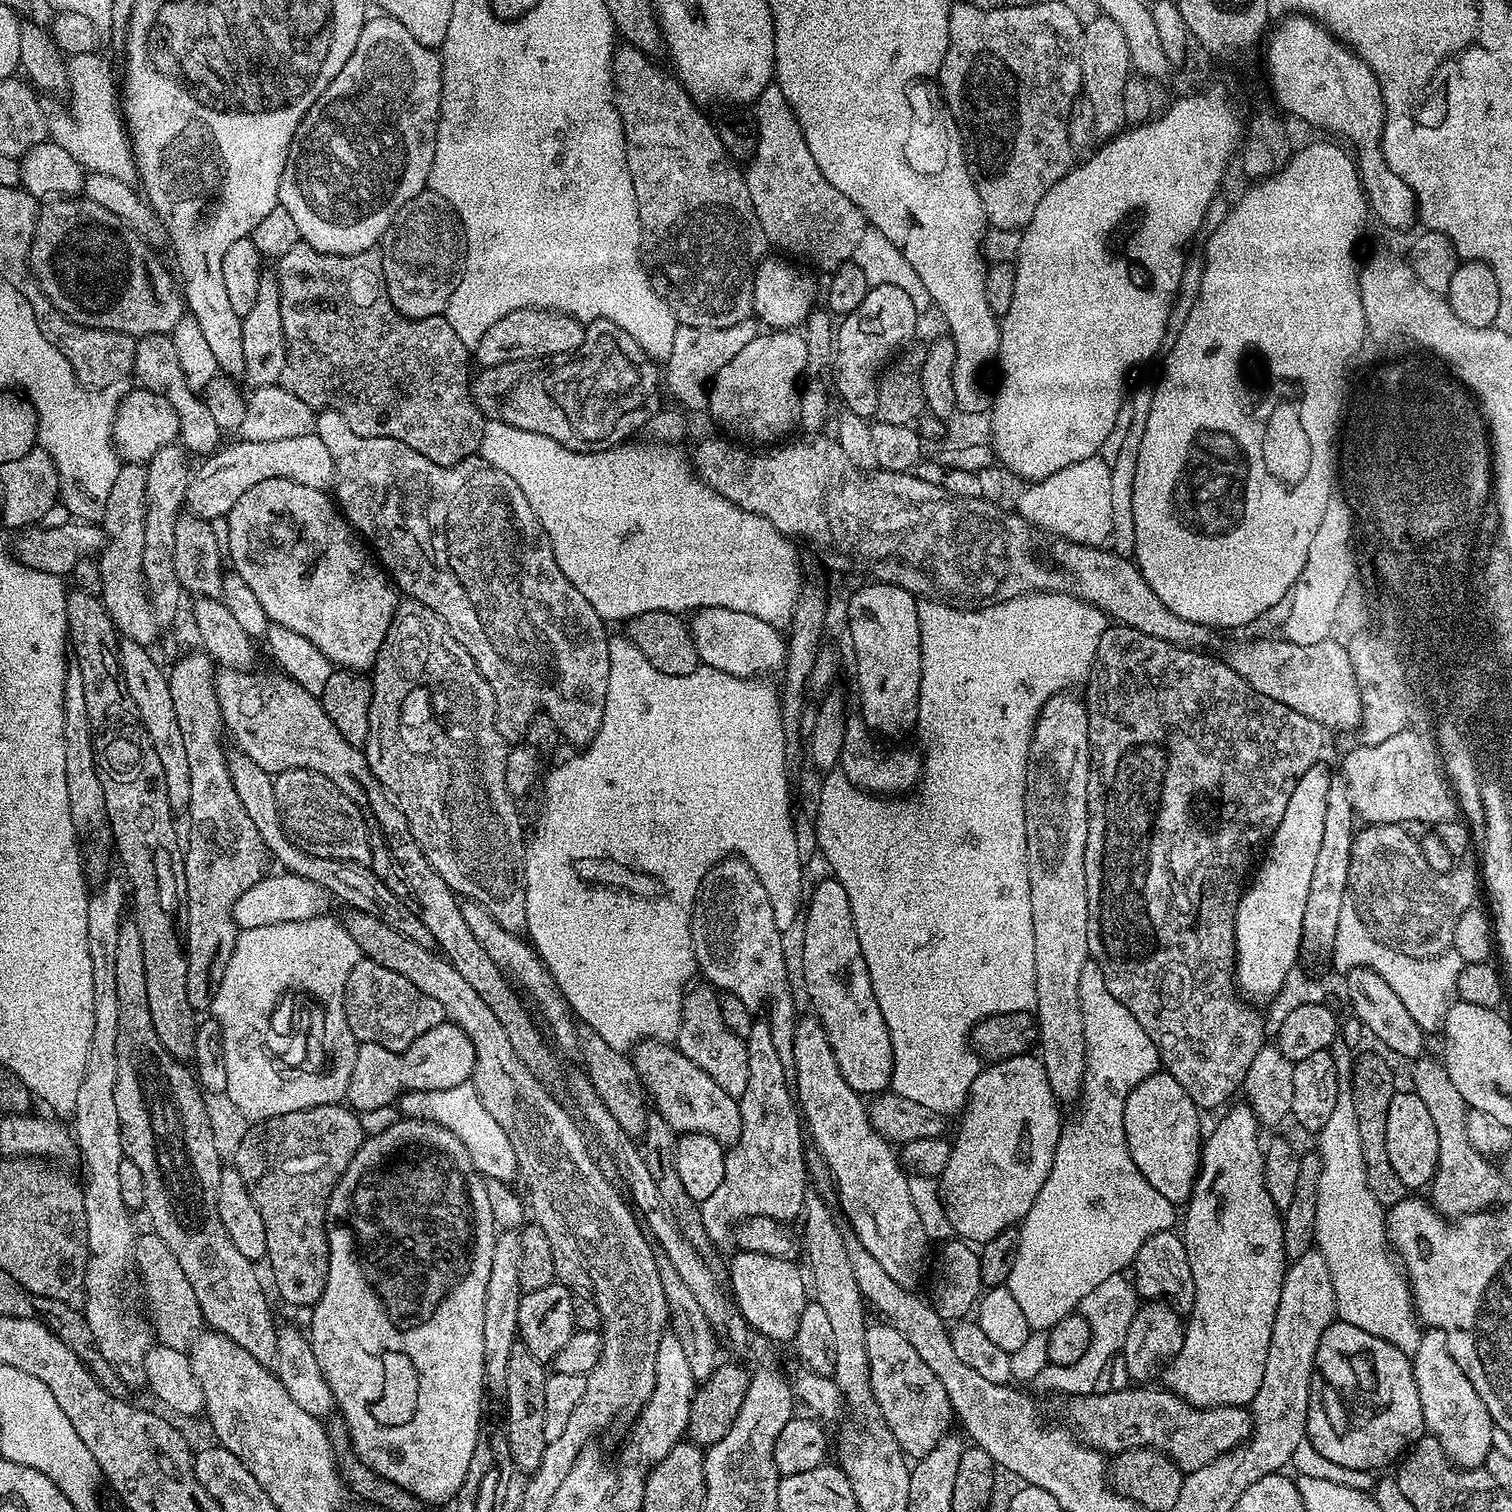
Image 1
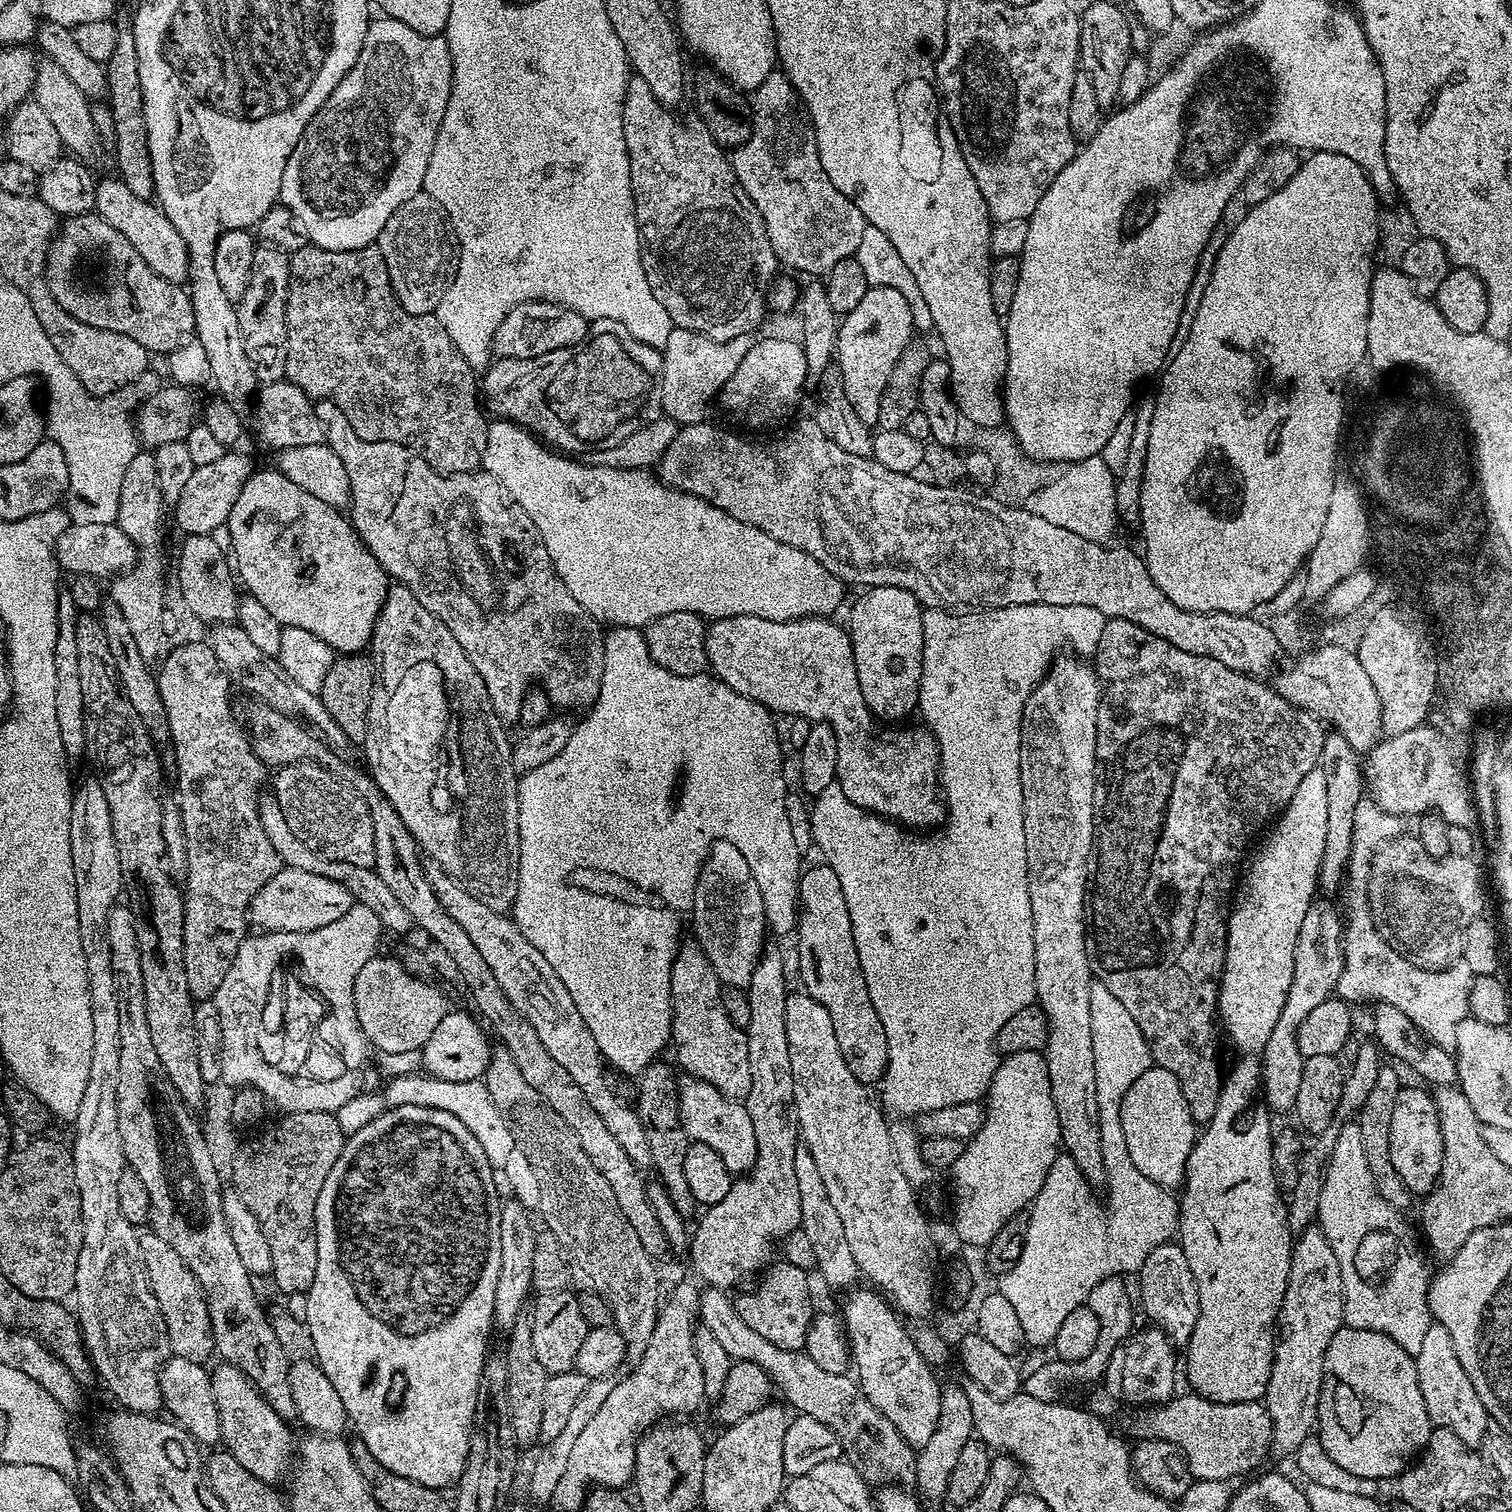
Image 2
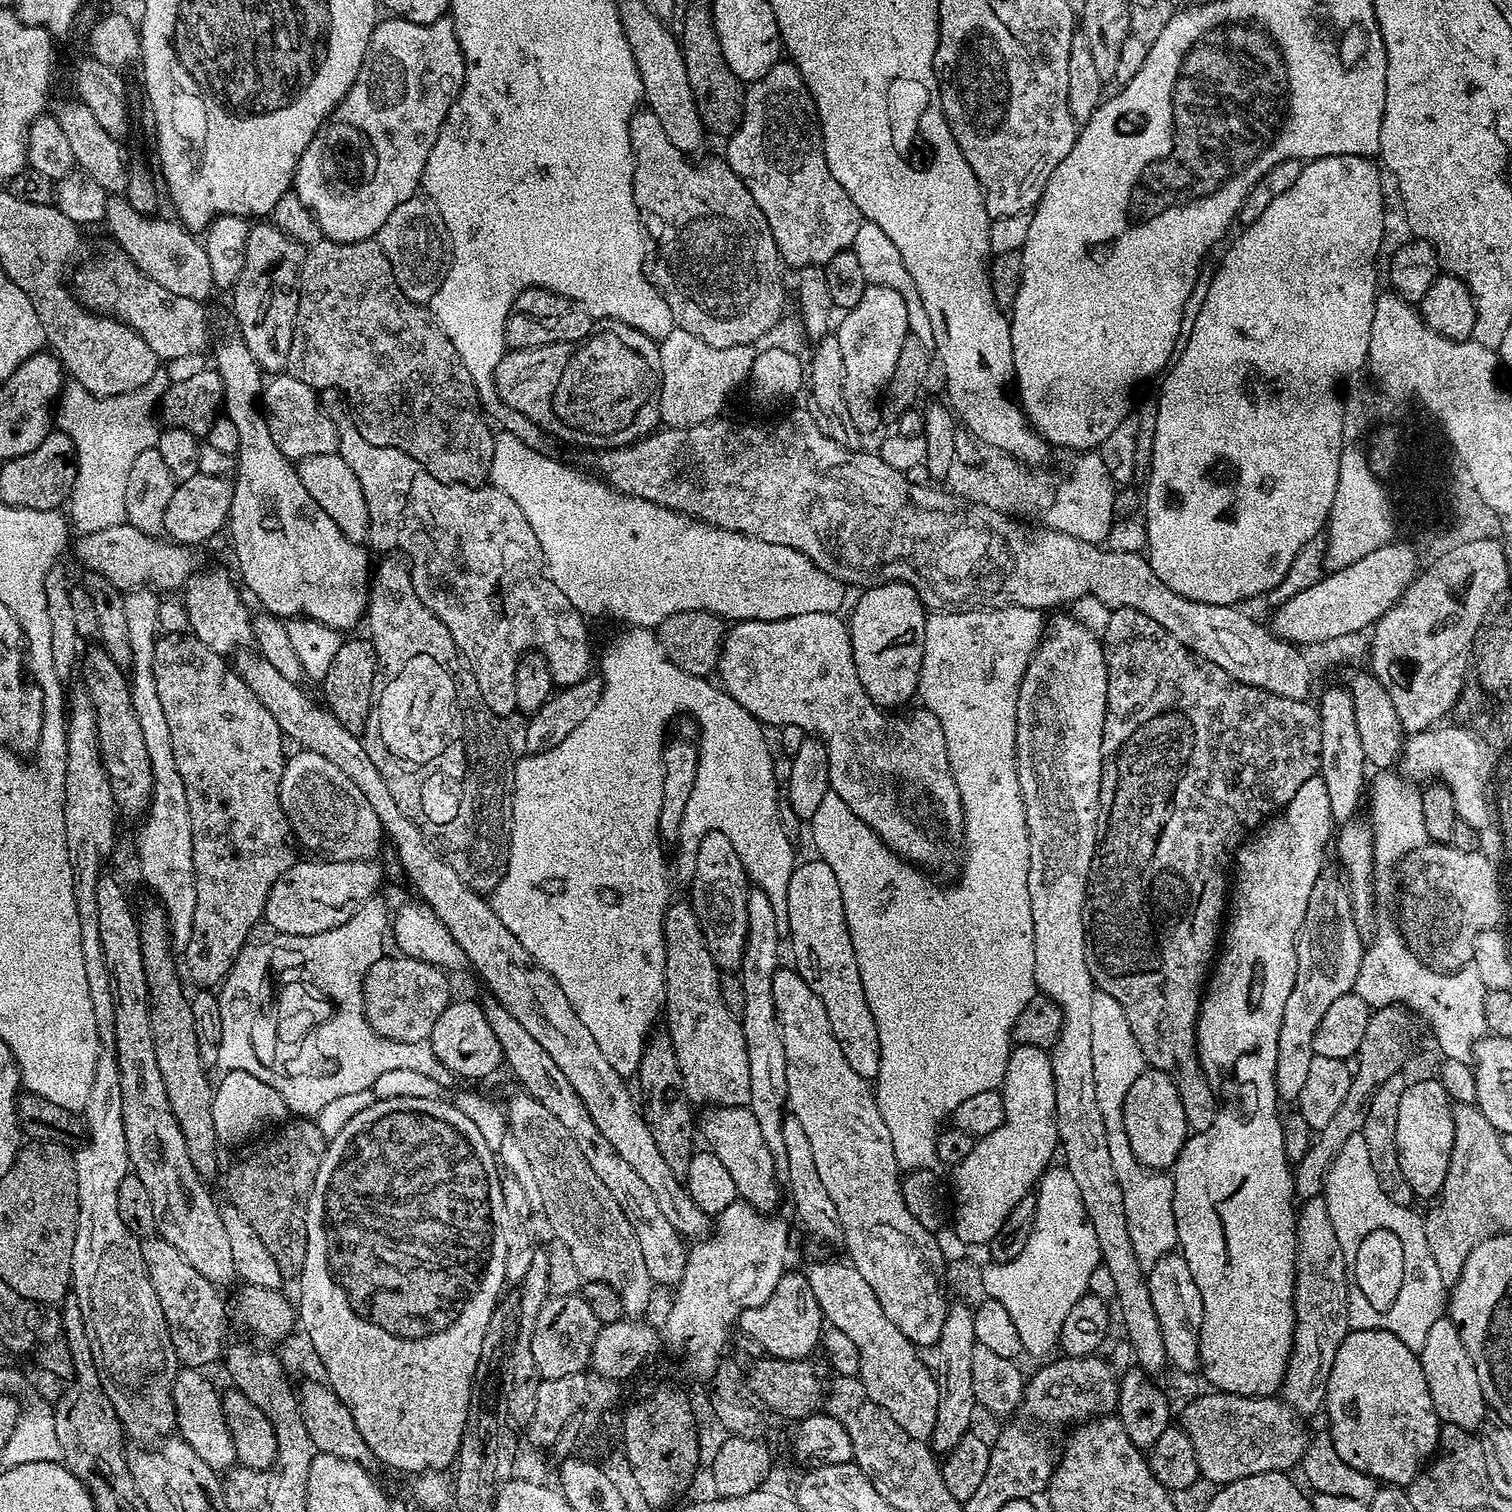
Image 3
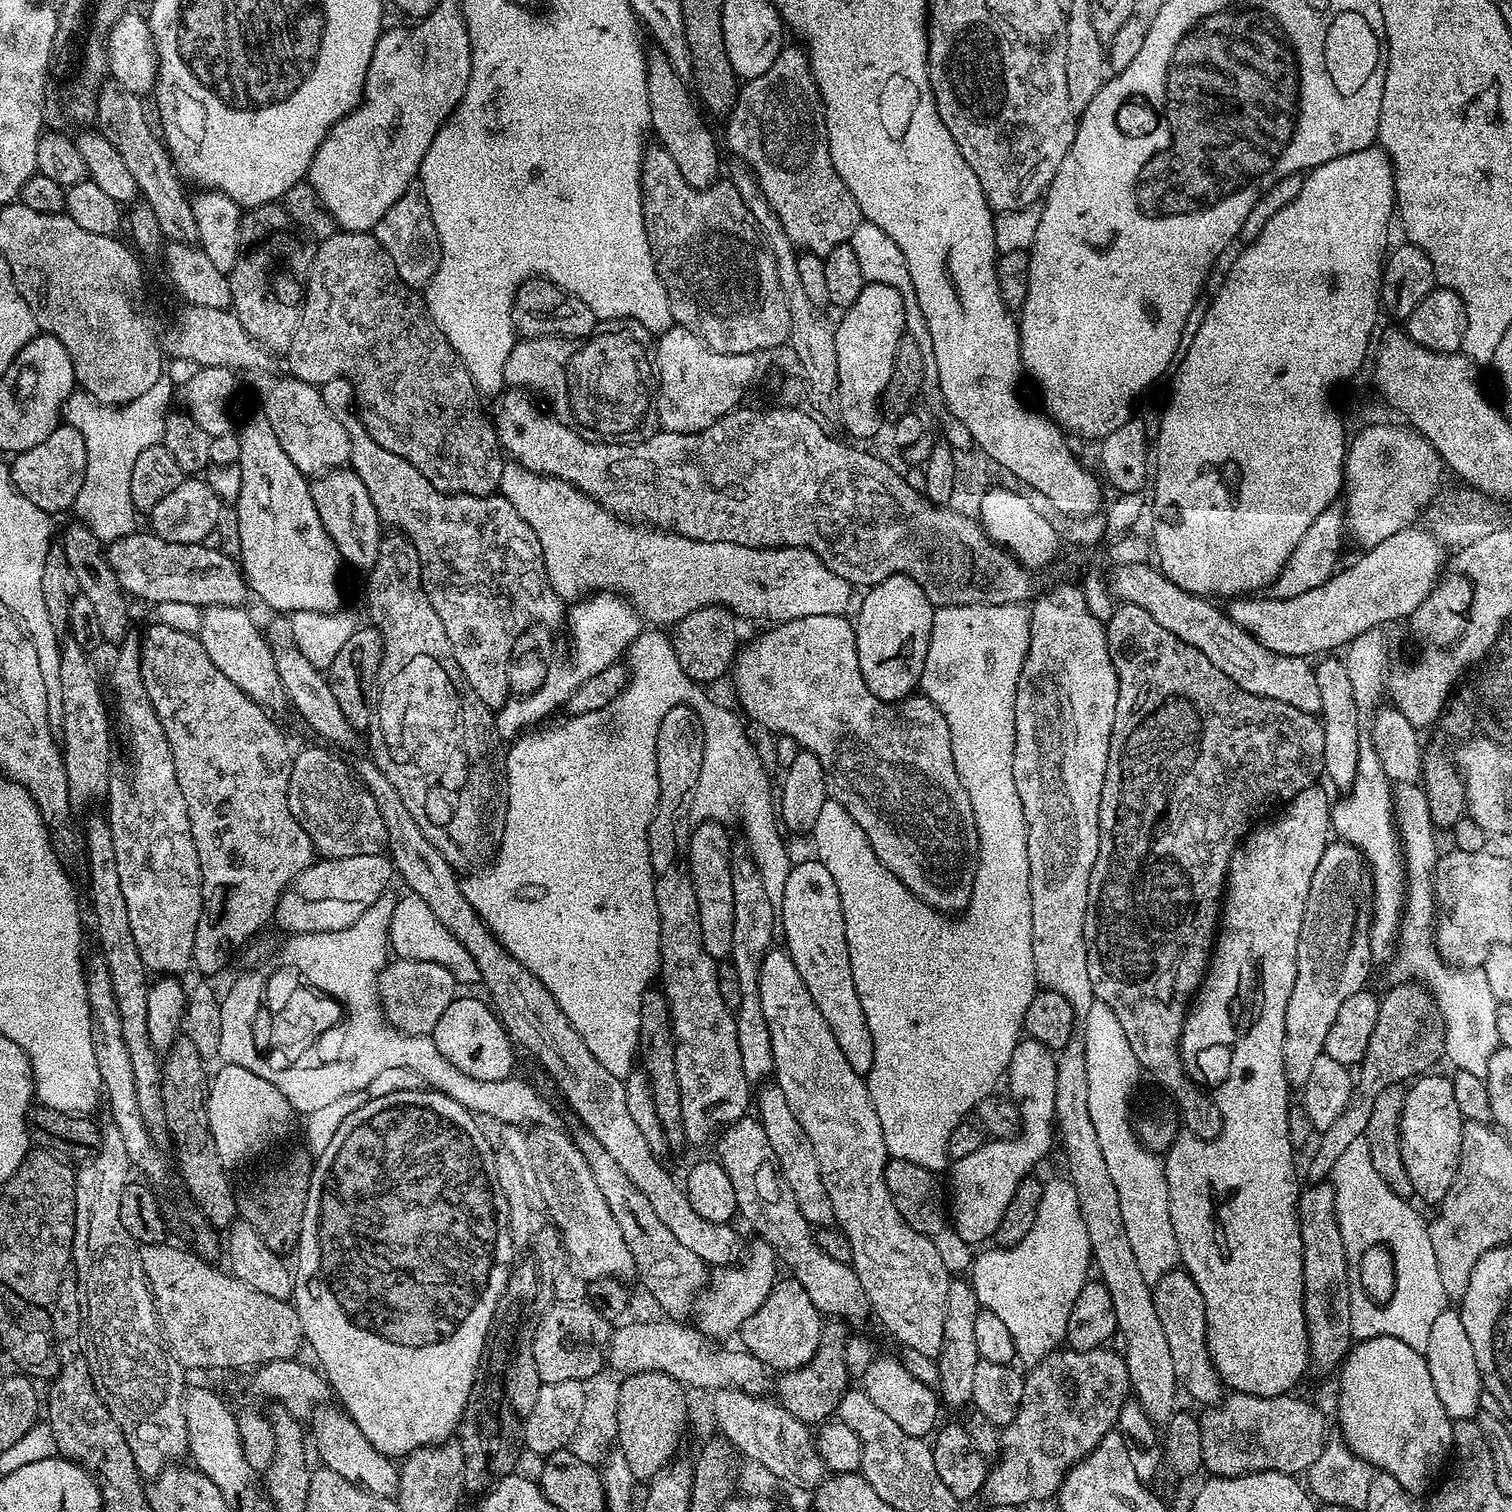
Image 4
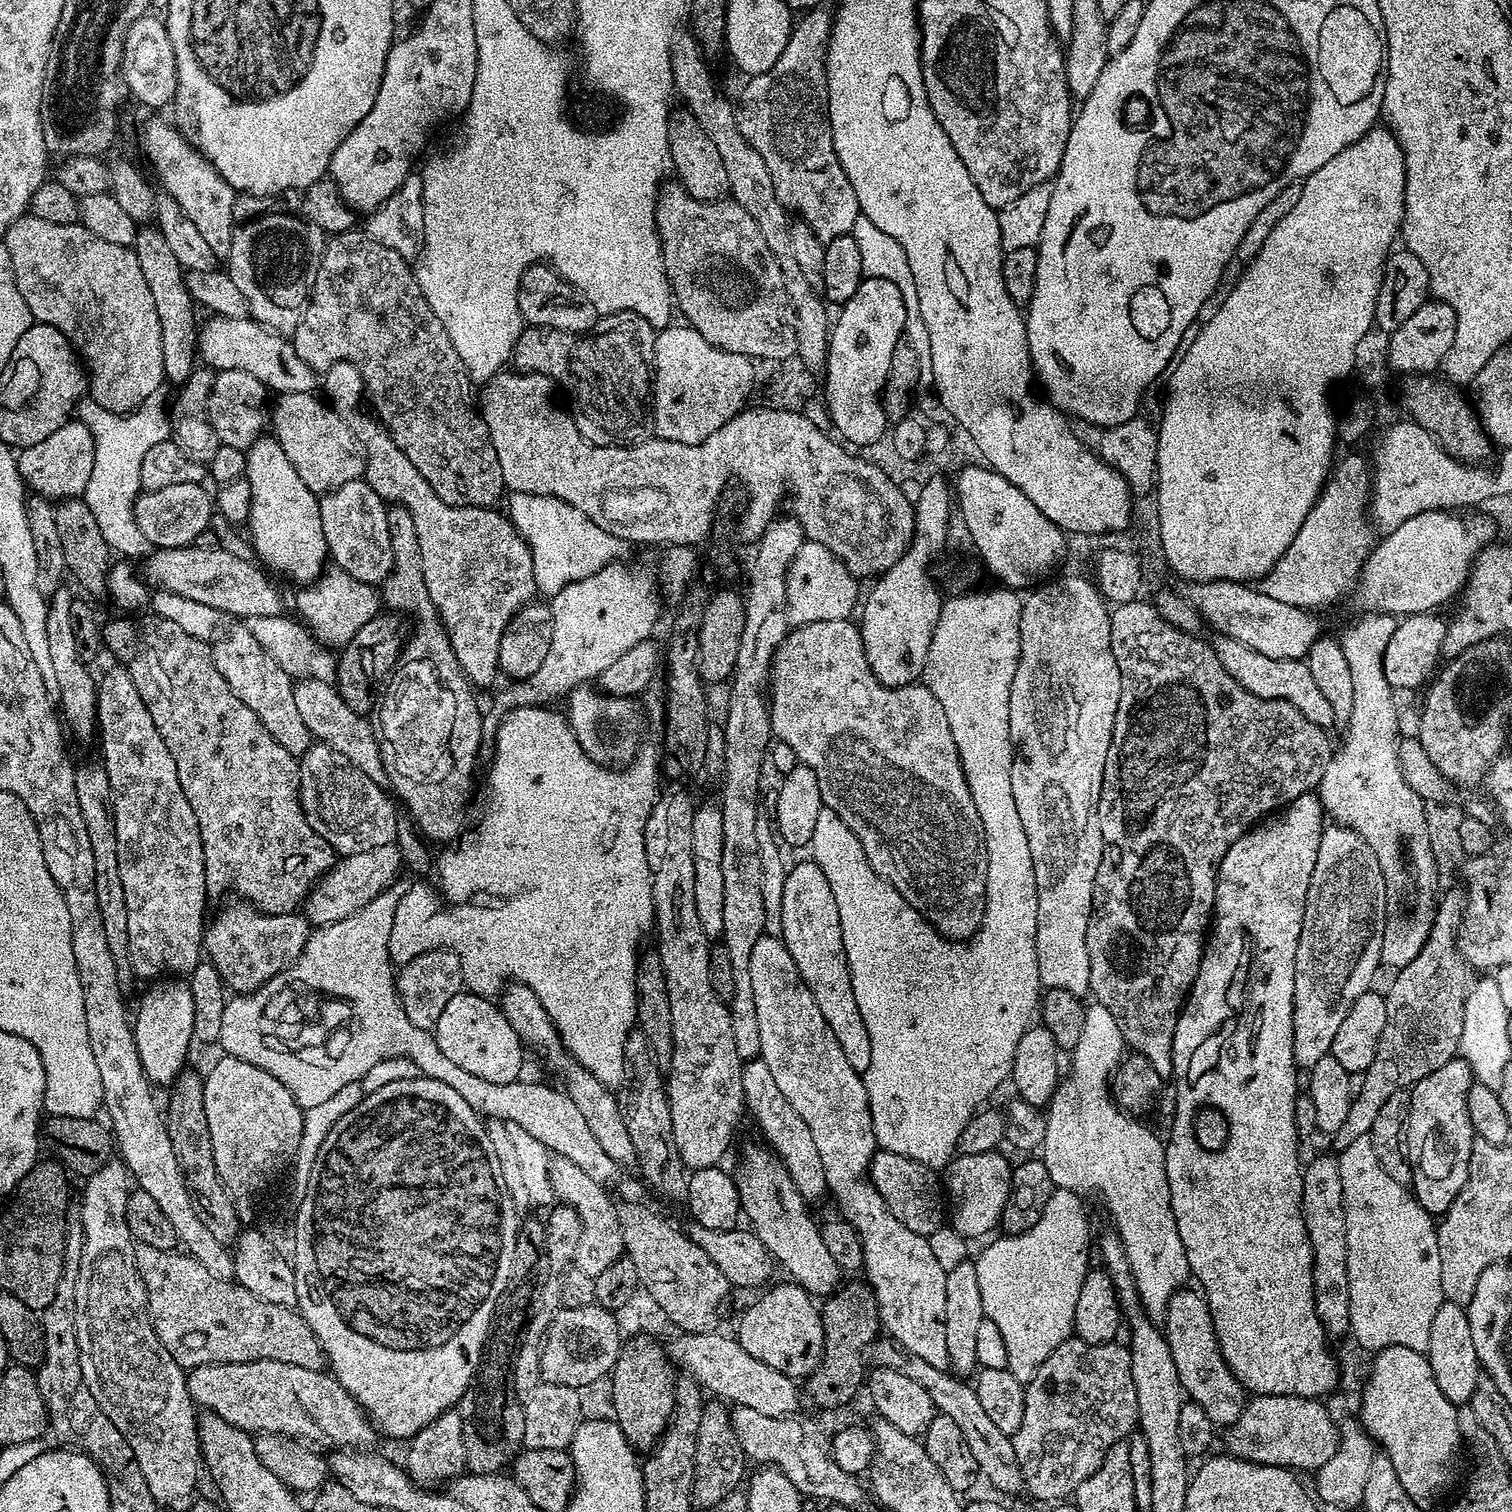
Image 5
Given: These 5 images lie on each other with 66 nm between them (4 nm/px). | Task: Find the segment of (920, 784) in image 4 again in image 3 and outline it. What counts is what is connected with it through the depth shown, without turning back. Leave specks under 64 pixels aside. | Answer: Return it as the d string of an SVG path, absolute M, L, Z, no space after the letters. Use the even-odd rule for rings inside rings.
M805 610L797 611L790 618L782 618L781 620L742 620L733 623L731 627L725 631L724 644L720 648L720 663L718 665L718 677L720 676L719 683L730 694L730 698L734 698L734 702L738 702L738 706L746 706L746 710L750 710L750 714L754 714L754 718L760 721L765 726L800 726L804 732L811 734L813 737L819 738L824 741L828 746L828 757L830 758L830 782L828 783L829 789L834 794L838 794L838 798L842 798L842 802L846 802L846 806L850 806L850 810L854 810L854 814L858 814L858 818L862 818L862 822L866 826L870 826L870 830L874 830L878 834L878 838L882 838L884 845L892 852L907 860L909 864L915 864L917 868L921 870L932 870L928 868L948 868L955 862L956 856L961 855L962 845L964 842L964 807L962 806L962 798L958 794L958 786L954 782L954 774L950 770L950 758L948 757L948 751L946 750L946 734L942 734L942 722L938 722L938 718L934 718L934 714L929 712L927 708L920 706L917 707L917 712L913 716L900 716L904 714L888 714L886 715L885 709L879 708L878 705L873 702L872 699L866 694L866 690L862 690L862 682L858 682L858 666L854 666L854 650L852 649L852 643L850 642L850 634L848 633L847 623L841 617L834 612L826 612L823 610L817 610L817 612L804 612Z

